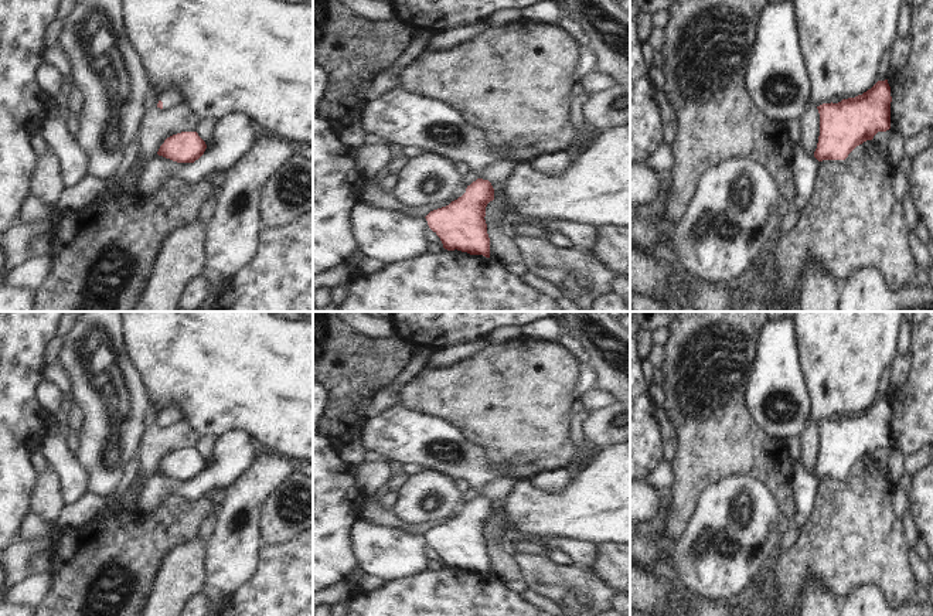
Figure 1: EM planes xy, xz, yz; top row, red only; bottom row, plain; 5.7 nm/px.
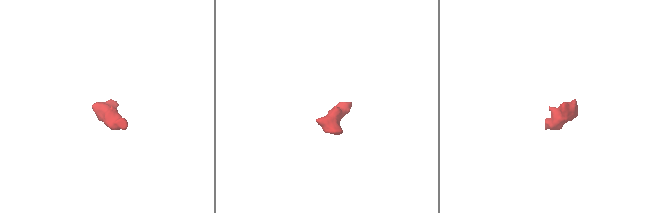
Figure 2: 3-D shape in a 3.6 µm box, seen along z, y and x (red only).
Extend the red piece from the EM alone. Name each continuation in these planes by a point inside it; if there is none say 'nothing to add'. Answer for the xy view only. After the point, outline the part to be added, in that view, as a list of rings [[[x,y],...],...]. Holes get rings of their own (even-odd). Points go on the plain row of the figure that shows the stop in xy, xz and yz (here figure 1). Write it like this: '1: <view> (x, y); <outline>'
1: xy (172, 414); [[[168,405],[166,406],[160,416],[163,419],[163,426],[168,426],[171,423],[177,423],[180,421],[184,421],[185,418],[185,411],[183,409],[183,406],[178,405]]]

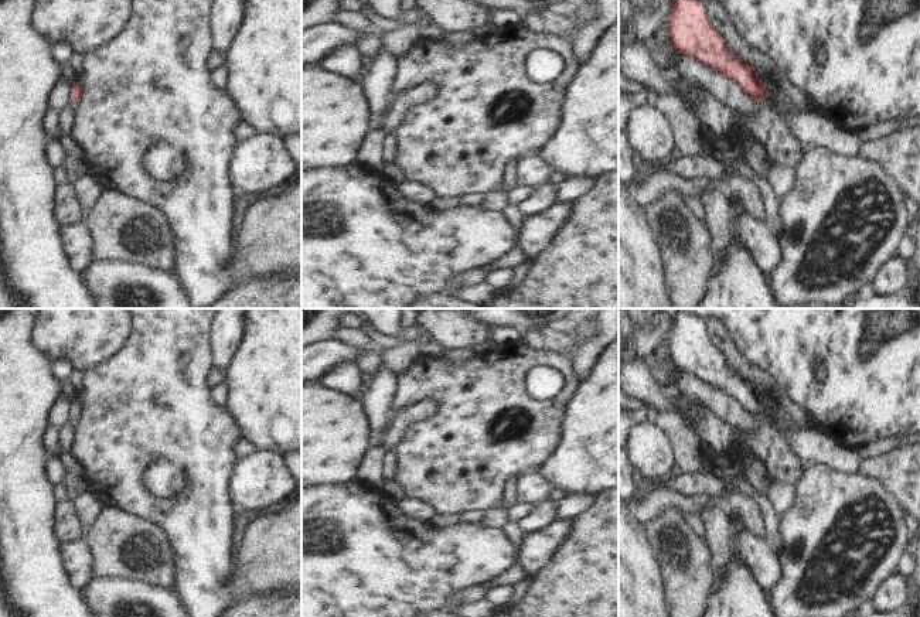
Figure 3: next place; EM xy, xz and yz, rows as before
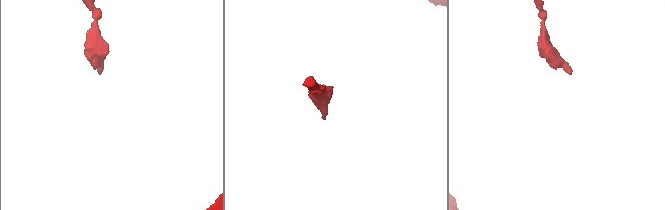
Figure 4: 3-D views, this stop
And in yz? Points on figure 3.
1: yz (813, 447); [[[767,412],[764,422],[791,442],[793,451],[808,467],[824,466],[842,474],[858,474],[862,457],[859,450],[848,449],[814,427],[788,426],[786,419]]]

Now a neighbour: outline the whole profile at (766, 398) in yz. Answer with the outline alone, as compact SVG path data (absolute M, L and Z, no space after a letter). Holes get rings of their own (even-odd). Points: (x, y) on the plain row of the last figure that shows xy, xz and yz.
M766 393L766 395L760 396L760 398L763 399L763 402L767 406L769 412L773 412L776 416L778 416L781 419L786 419L788 426L794 425L794 420L786 412L780 410L774 405L770 393Z

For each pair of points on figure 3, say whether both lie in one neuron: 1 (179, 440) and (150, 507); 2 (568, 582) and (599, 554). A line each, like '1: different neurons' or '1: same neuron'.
1: same neuron
2: same neuron

